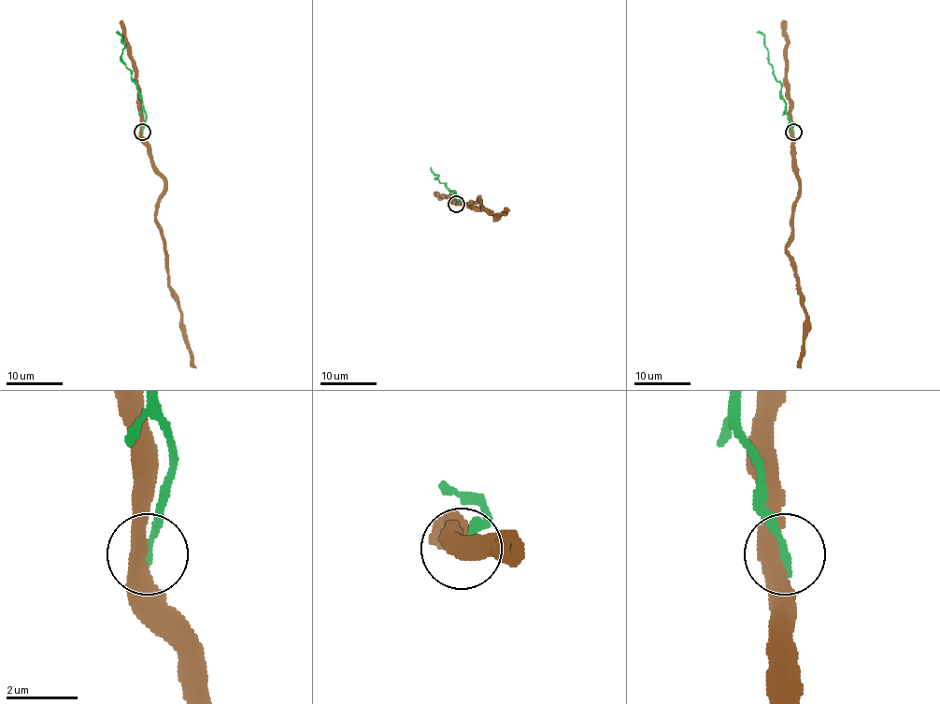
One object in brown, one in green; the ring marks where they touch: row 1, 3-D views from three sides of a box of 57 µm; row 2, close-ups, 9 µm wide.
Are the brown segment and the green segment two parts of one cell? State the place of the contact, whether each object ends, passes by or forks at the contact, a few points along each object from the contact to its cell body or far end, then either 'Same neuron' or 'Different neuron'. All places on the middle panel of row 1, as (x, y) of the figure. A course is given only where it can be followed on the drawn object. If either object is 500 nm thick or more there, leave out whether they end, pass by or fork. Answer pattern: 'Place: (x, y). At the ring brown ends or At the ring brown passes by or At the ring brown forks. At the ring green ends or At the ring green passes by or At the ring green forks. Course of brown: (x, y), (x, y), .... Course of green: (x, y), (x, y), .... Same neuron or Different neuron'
Place: (456, 204). At the ring brown passes by. At the ring green ends. Course of brown: (455, 204), (467, 204), (477, 209), (470, 203), (478, 197), (481, 207), (494, 217), (510, 209). Course of green: (456, 204), (458, 195), (435, 179), (438, 176), (431, 167). Different neuron

